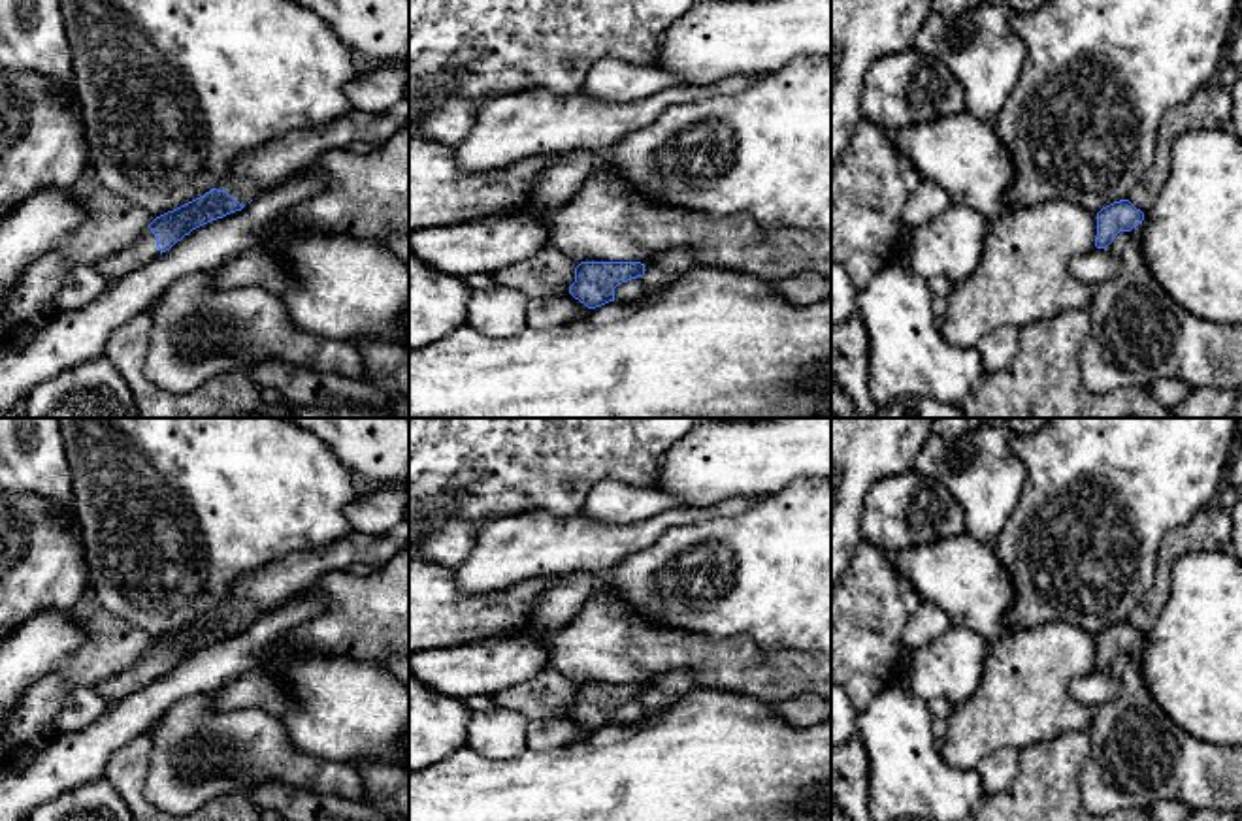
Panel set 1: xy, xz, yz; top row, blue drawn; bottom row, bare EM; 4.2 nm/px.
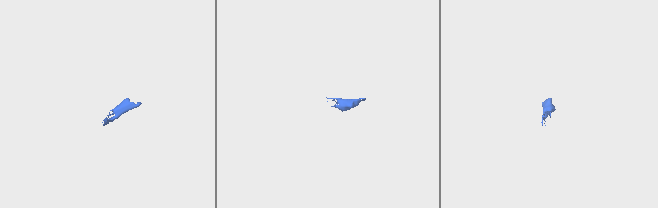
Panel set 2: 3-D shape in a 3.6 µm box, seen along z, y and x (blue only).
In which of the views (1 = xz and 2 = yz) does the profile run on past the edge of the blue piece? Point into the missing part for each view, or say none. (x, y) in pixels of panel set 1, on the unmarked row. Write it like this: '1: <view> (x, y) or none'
1: none
2: none

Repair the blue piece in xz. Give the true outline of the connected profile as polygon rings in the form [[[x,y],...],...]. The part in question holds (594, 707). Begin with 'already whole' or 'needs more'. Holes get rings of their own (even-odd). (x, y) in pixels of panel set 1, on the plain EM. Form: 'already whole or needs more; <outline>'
already whole; [[[580,684],[569,716],[588,731],[614,723],[614,710],[645,697],[641,684]]]

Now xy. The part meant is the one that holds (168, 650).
needs more; [[[409,507],[403,520],[381,535],[352,531],[330,544],[292,550],[277,561],[237,578],[228,597],[204,618],[156,638],[132,667],[100,682],[94,691],[106,700],[121,700],[170,672],[192,652],[241,633],[260,614],[283,604],[332,571],[354,563],[384,565],[409,544]]]

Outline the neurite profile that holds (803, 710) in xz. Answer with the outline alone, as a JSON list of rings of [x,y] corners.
[[[812,693],[790,697],[780,704],[775,704],[775,712],[780,719],[793,727],[812,727],[831,719],[831,704]]]

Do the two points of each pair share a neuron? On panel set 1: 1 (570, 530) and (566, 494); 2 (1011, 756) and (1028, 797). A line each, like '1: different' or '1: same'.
1: different
2: different

